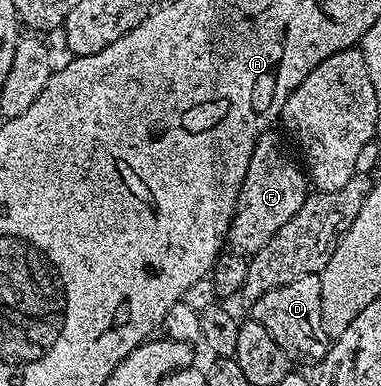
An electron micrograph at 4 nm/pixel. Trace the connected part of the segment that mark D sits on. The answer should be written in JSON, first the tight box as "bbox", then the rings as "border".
{"bbox":[250,275,329,367],"border":[[[319,275],[301,276],[273,292],[265,292],[258,300],[250,303],[250,317],[258,321],[273,336],[281,351],[285,352],[292,363],[304,362],[314,367],[327,355],[329,339],[325,323],[321,320],[321,280]]]}

